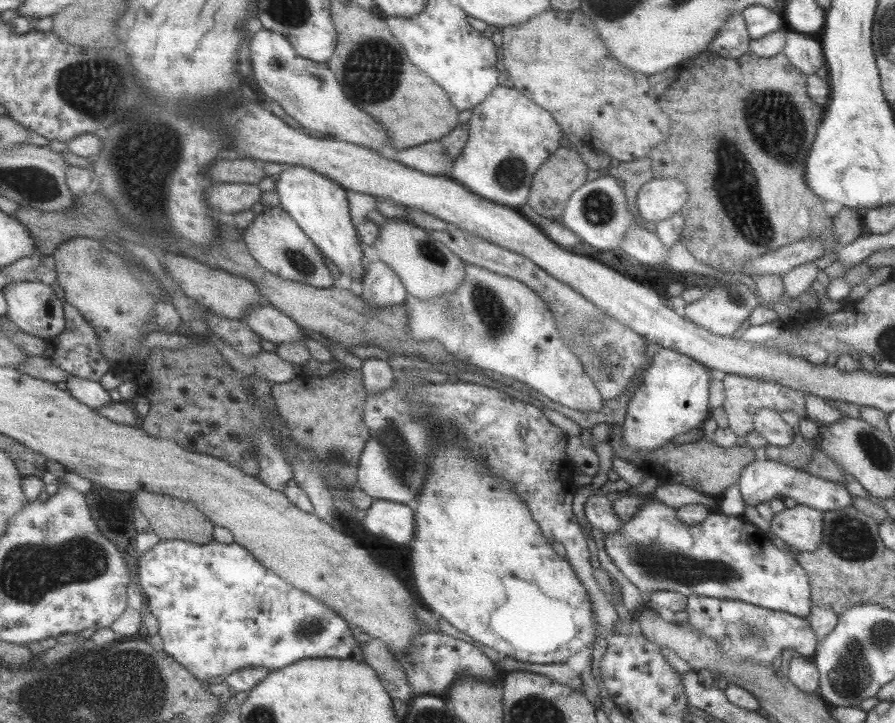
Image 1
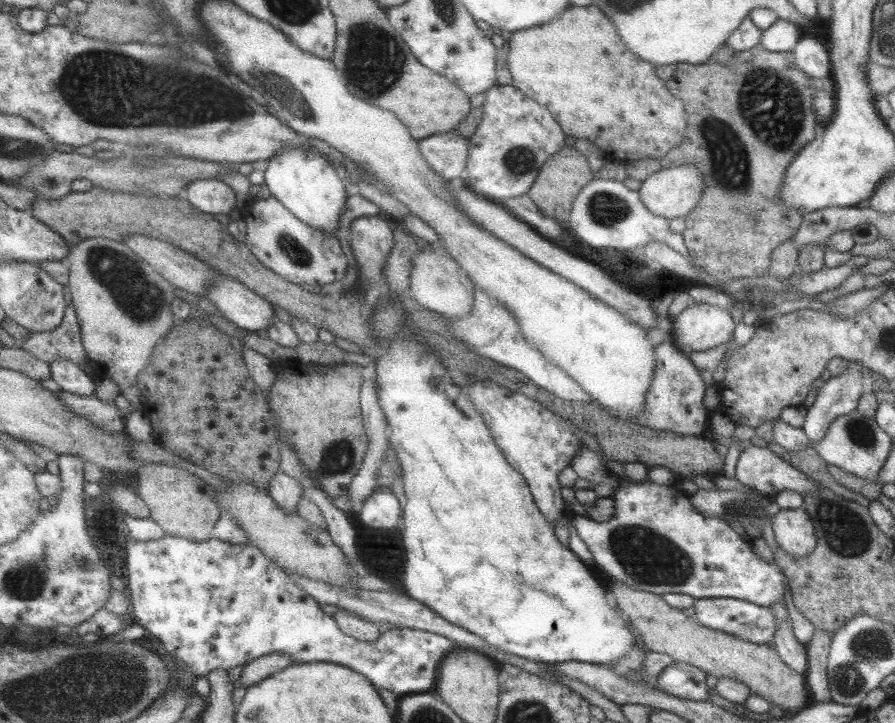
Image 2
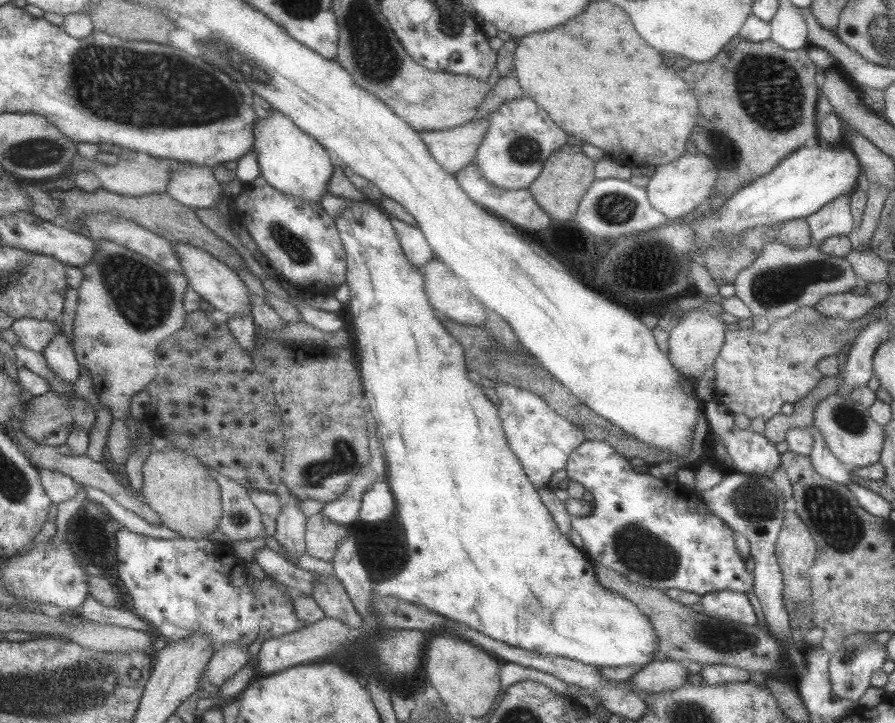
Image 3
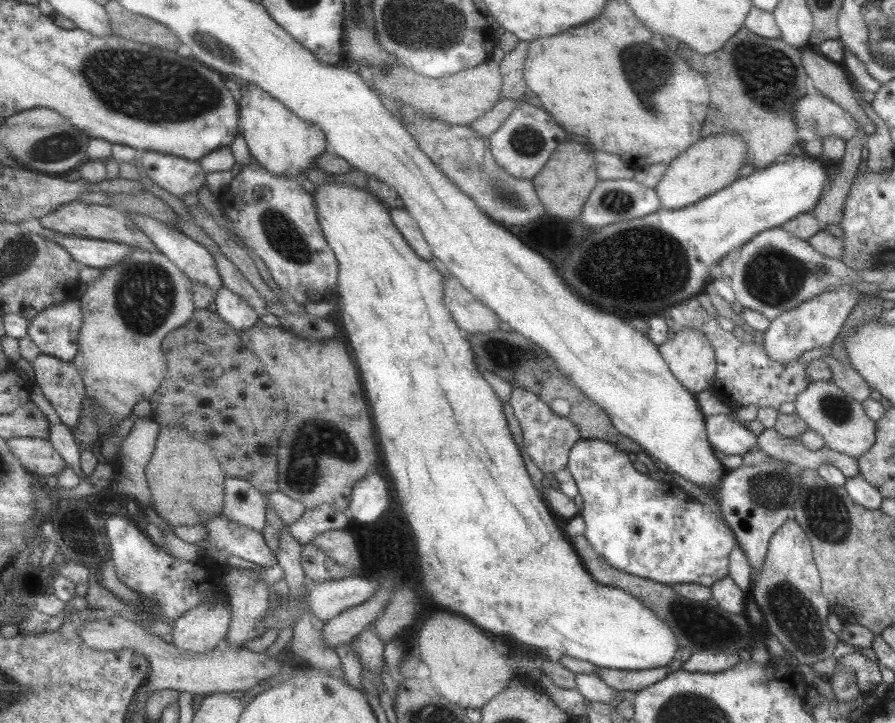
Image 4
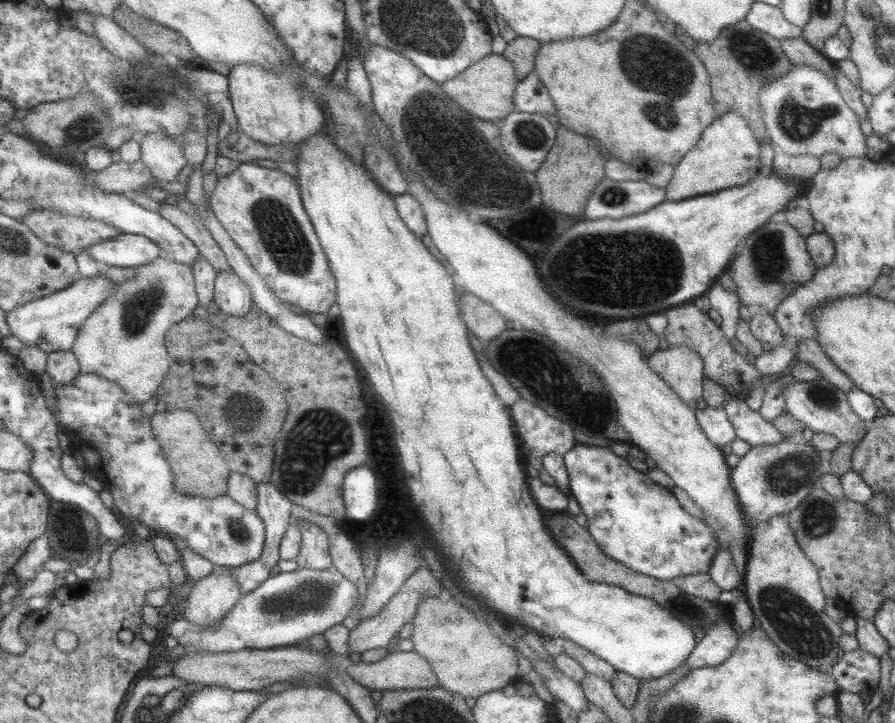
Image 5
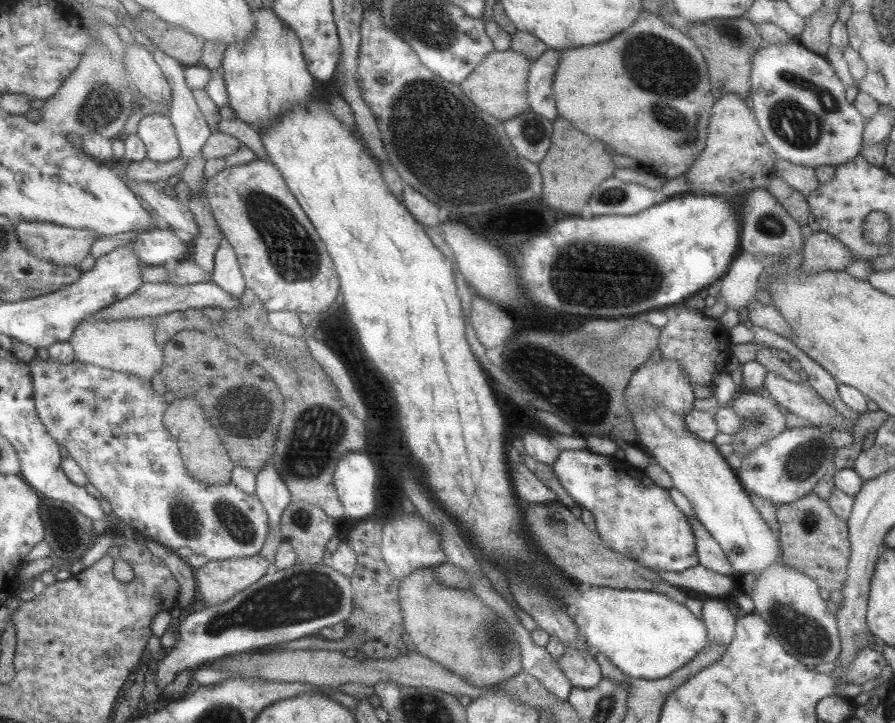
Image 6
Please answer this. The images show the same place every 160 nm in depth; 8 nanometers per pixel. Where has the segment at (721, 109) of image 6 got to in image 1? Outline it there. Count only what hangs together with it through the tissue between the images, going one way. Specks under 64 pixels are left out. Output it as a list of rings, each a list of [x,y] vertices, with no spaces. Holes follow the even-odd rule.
[[[655,178],[639,188],[634,212],[652,226],[678,213],[689,200],[687,188],[676,178]]]

